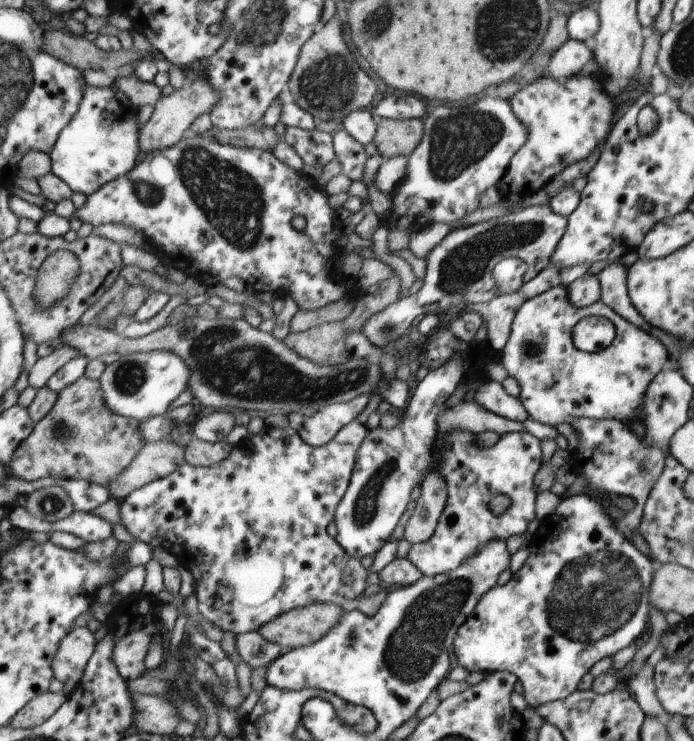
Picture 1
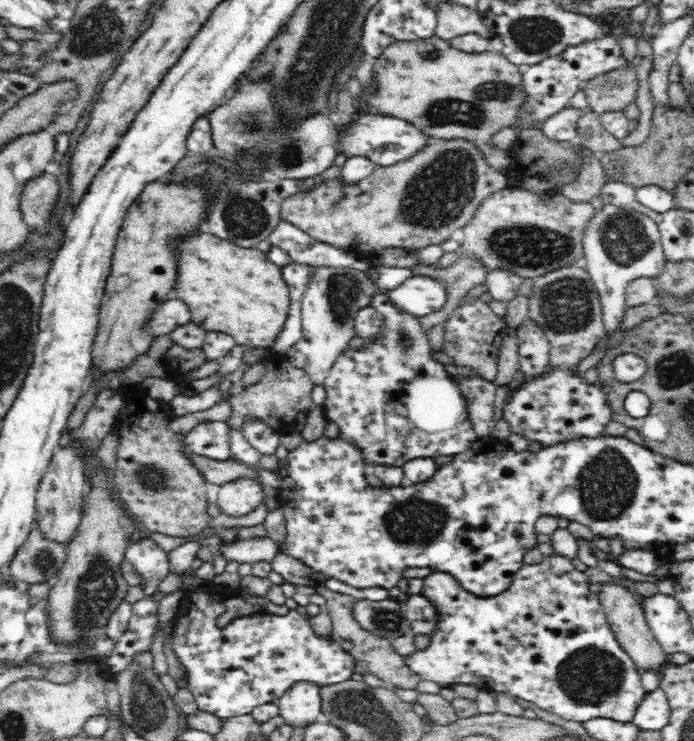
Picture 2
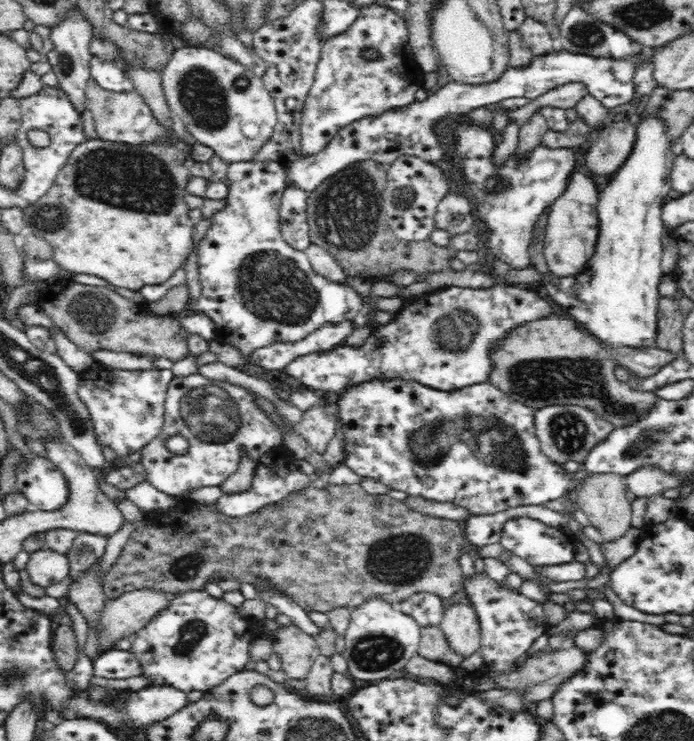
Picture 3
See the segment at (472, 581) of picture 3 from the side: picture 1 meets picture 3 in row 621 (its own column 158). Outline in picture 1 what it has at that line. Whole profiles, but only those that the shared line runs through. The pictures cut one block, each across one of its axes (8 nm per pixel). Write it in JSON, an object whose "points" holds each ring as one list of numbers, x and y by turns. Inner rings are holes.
{"points":[[352,420,325,446,312,447,291,427,273,428,266,425,259,434,248,436,242,443,232,446,231,454,223,462,215,466,196,467,184,463,170,475,150,482,143,488,134,490,128,497,121,500,120,515,122,523,120,524,131,533,133,540,150,544,152,548,166,549,180,559,180,563,184,564,194,575,195,593,198,597,201,615,221,629,223,633,228,631,236,636,256,631,284,613,296,608,308,607,315,603,333,603,341,606,346,600,354,600,364,592,364,588,366,588,366,570,360,564,360,559,352,557,339,542,328,536,326,528,334,520,334,508,338,506,346,493,358,450,368,432,366,425,360,424,358,420]]}

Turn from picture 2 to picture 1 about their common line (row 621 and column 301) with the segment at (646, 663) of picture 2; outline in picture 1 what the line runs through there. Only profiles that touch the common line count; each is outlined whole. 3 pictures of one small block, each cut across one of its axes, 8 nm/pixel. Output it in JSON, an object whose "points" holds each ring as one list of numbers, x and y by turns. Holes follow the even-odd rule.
{"points":[[315,603,284,613,256,631,286,652,318,642,339,623,343,614,340,605]]}

